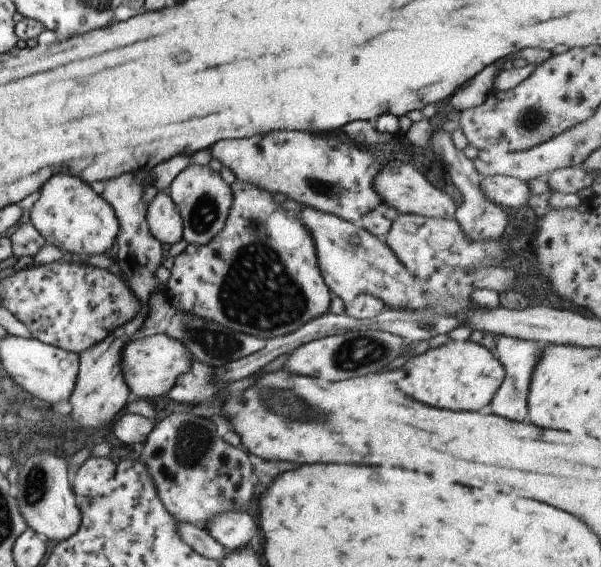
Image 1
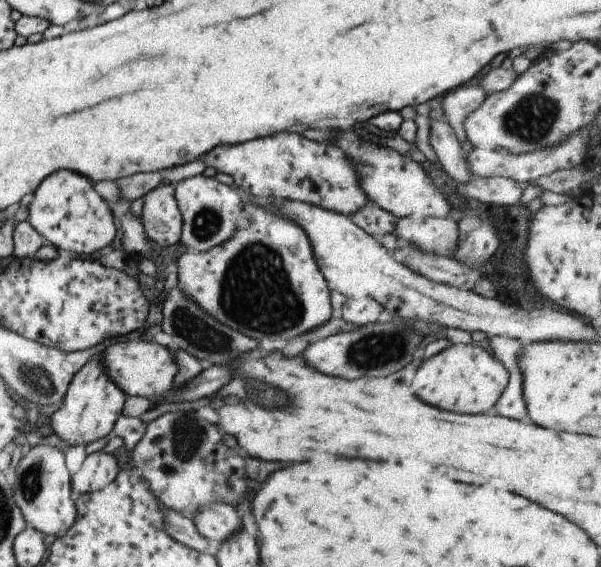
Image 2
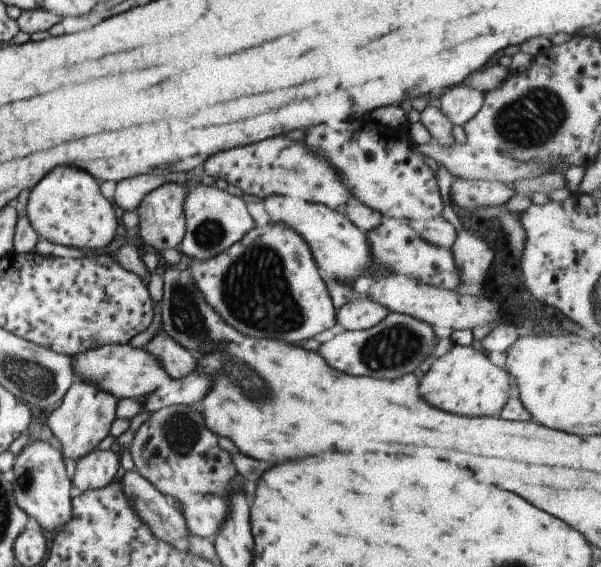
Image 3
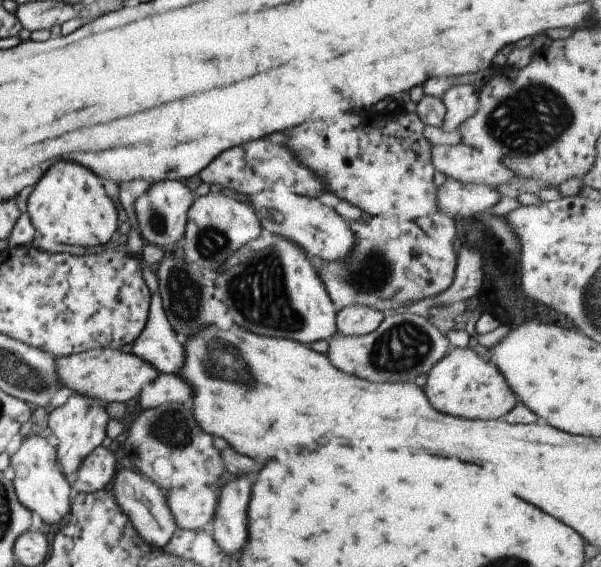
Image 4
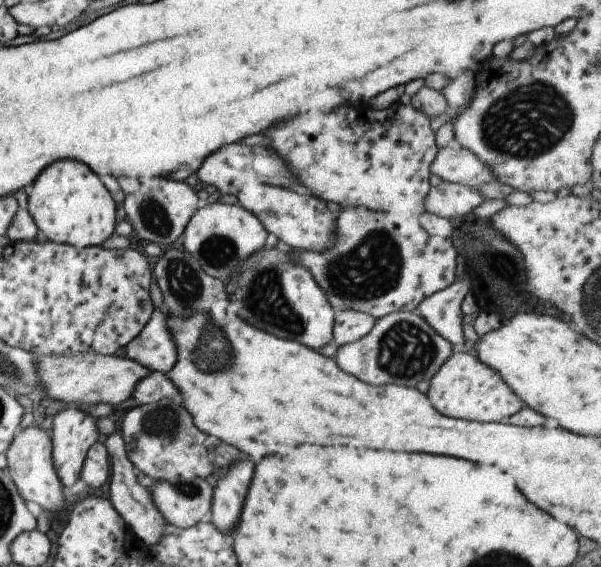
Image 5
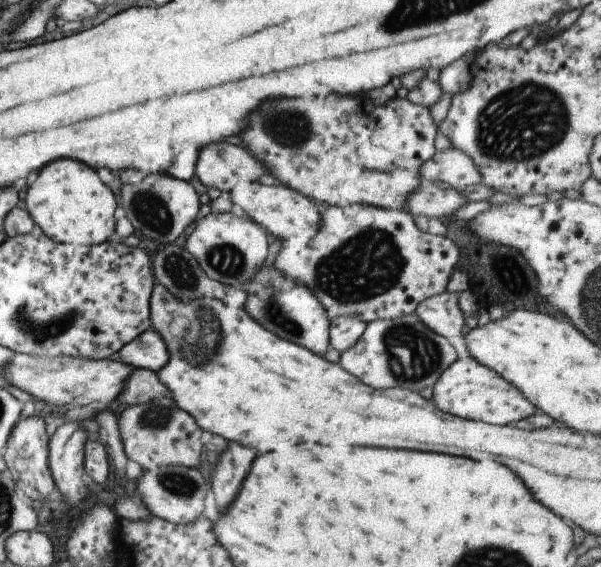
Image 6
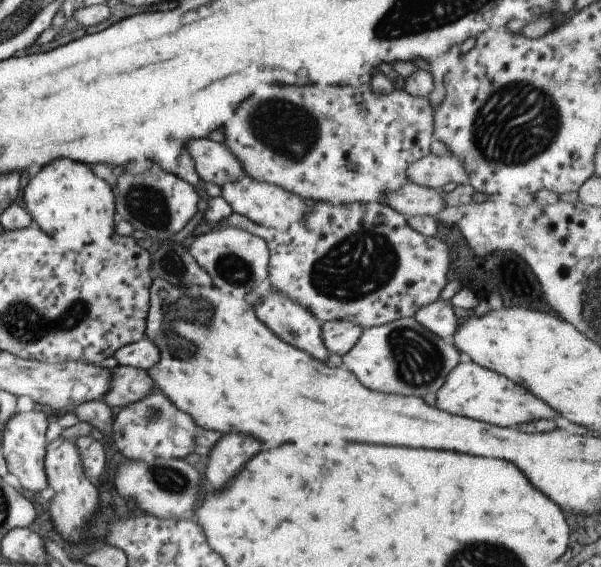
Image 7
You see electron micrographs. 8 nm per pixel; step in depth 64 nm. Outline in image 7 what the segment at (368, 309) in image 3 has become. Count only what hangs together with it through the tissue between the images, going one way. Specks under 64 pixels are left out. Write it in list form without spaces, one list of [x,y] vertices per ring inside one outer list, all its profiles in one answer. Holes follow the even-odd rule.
[[[337,320],[337,322],[321,323],[321,340],[328,354],[337,354],[343,356],[345,352],[349,352],[359,335],[362,328],[357,324],[345,322],[345,320]]]

